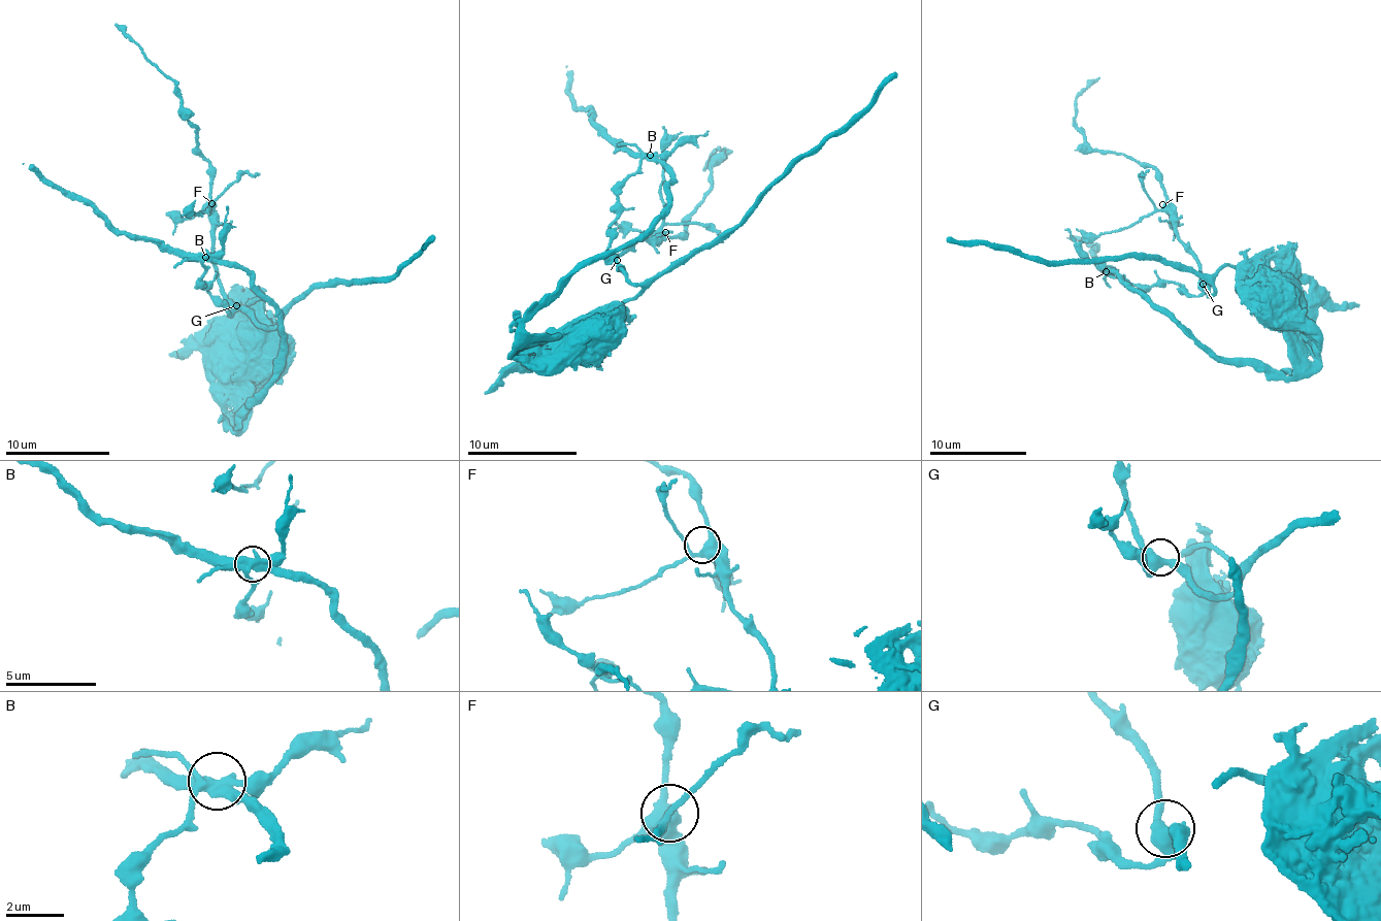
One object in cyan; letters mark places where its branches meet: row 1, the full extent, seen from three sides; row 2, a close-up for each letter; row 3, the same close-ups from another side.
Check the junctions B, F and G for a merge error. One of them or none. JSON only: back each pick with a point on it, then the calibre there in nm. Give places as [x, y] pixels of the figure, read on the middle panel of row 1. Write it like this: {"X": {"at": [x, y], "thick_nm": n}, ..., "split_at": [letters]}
{"B": {"at": [650, 155], "thick_nm": 380}, "split_at": ["B"]}

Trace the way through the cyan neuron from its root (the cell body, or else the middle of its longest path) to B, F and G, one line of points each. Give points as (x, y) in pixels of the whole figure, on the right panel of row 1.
B: (1266, 304), (1258, 315), (1289, 342), (1291, 375), (1225, 362), (1116, 273), (1105, 272)
F: (1266, 304), (1258, 315), (1289, 342), (1291, 375), (1225, 362), (1110, 273), (1201, 292), (1197, 259), (1162, 204)
G: (1266, 304), (1258, 315), (1289, 342), (1291, 375), (1225, 362), (1108, 270), (1191, 295), (1203, 284)

